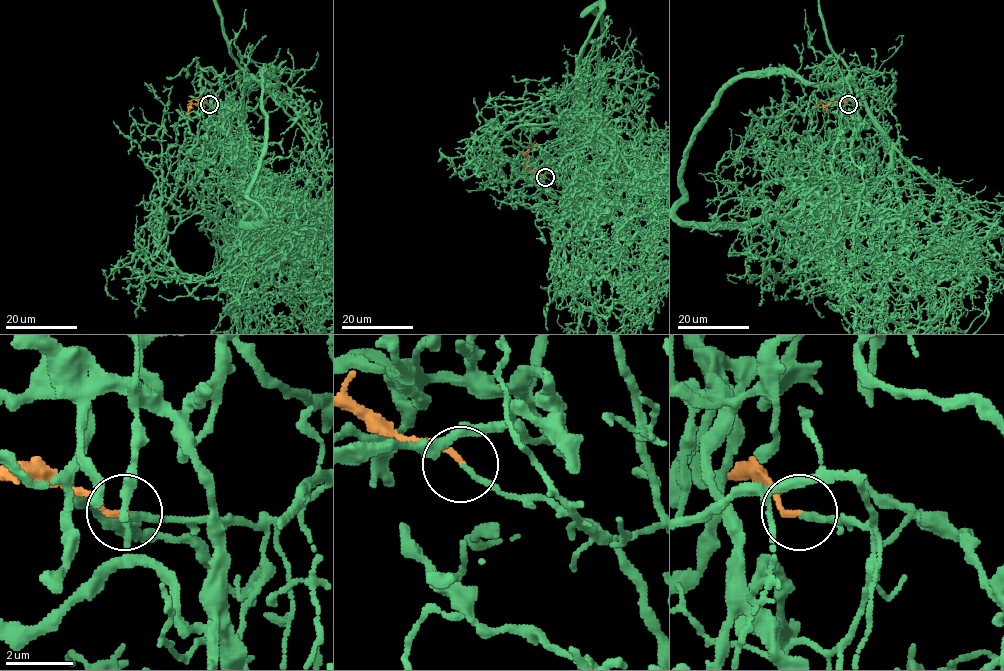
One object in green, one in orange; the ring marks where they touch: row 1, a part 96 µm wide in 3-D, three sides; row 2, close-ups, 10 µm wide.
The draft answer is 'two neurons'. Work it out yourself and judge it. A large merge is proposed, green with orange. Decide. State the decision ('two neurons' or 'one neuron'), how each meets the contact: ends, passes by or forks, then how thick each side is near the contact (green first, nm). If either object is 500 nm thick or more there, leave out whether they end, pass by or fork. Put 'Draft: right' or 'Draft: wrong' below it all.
one neuron | green passes by | orange ends | 130/160 nm
Draft: wrong

